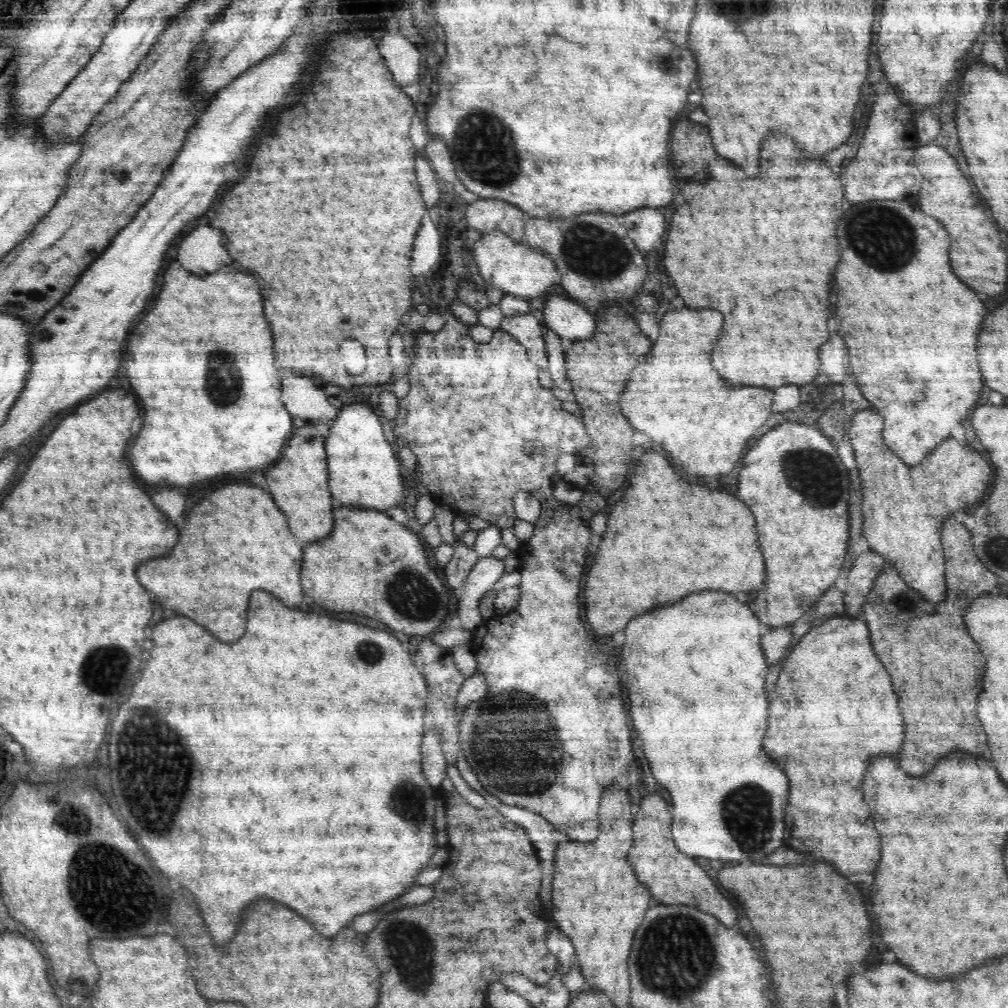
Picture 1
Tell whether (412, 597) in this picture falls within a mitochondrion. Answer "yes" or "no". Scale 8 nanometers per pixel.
yes

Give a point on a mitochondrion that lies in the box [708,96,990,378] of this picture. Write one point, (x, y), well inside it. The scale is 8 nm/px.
(883, 237)

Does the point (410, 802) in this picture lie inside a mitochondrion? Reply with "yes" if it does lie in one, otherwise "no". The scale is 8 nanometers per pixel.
yes

